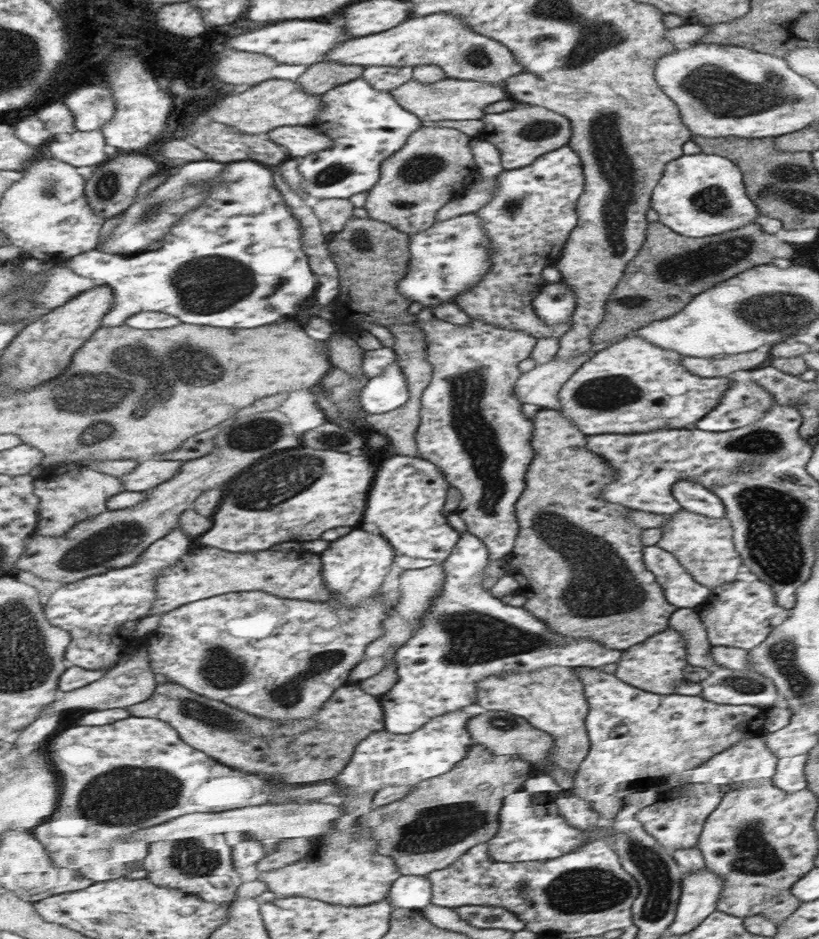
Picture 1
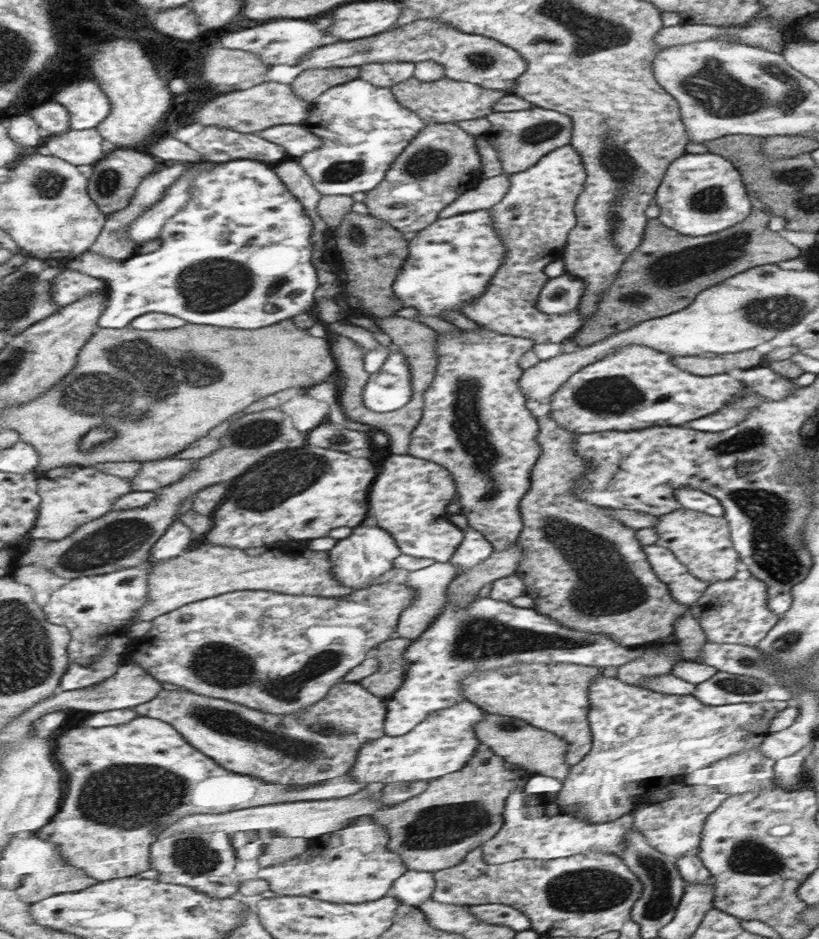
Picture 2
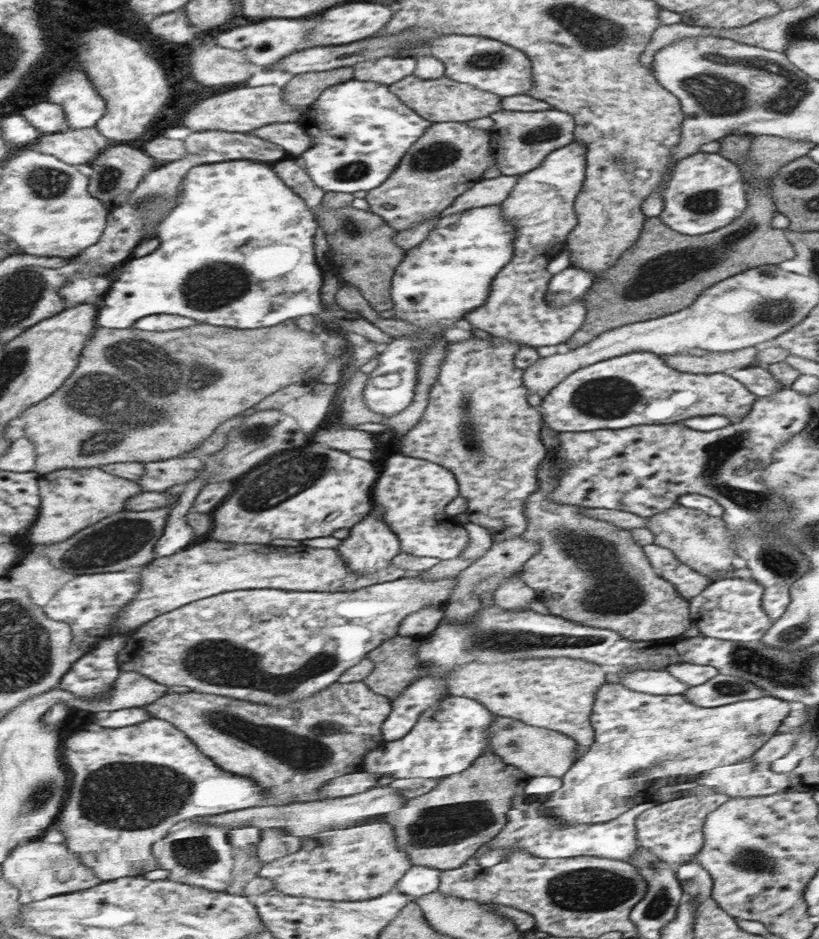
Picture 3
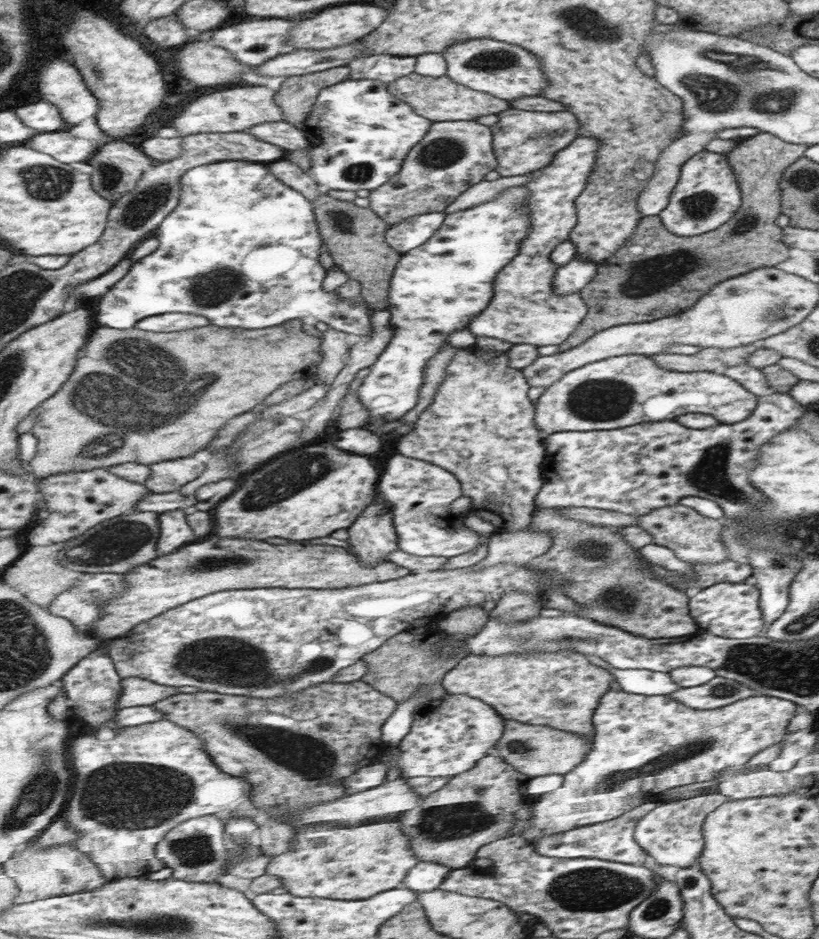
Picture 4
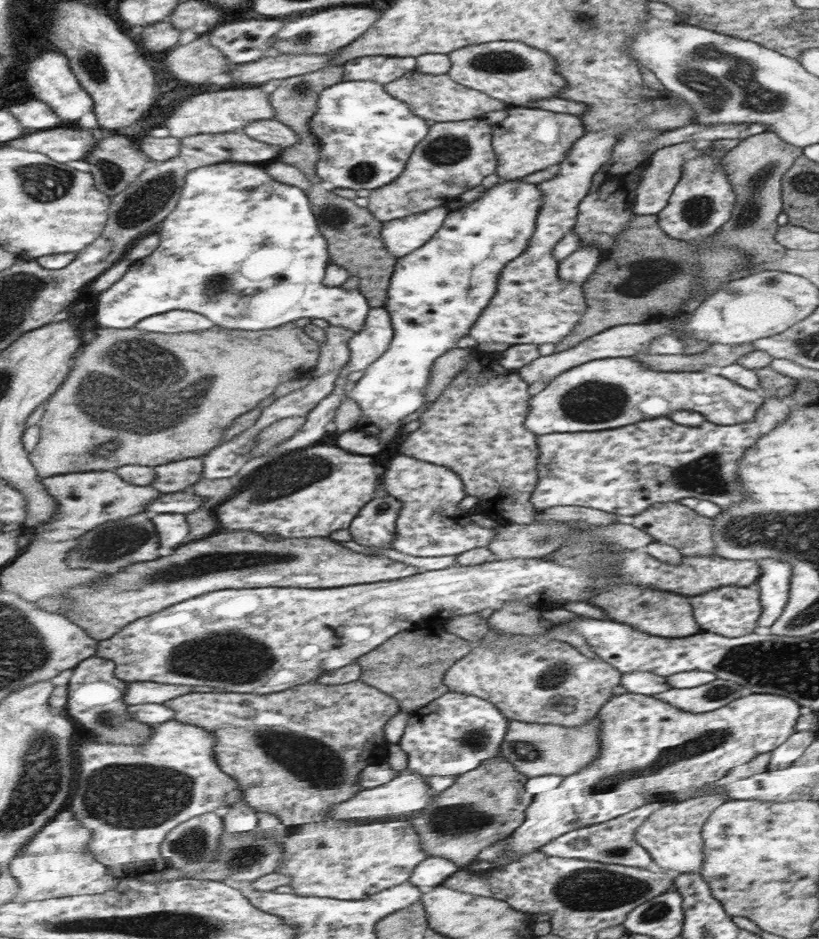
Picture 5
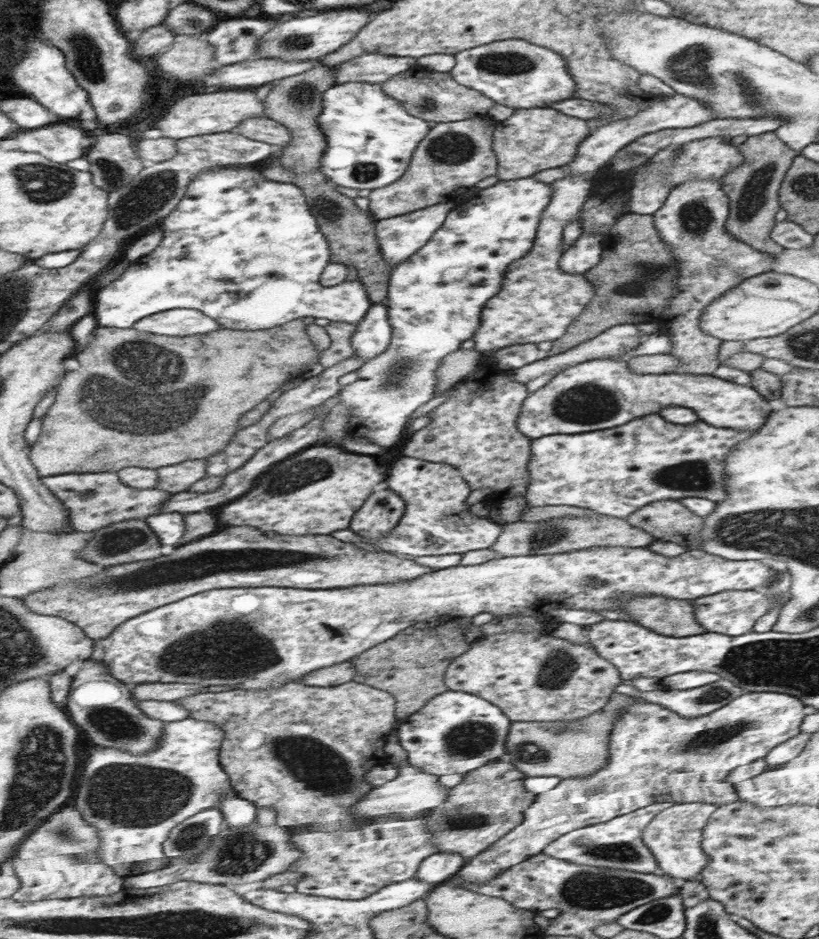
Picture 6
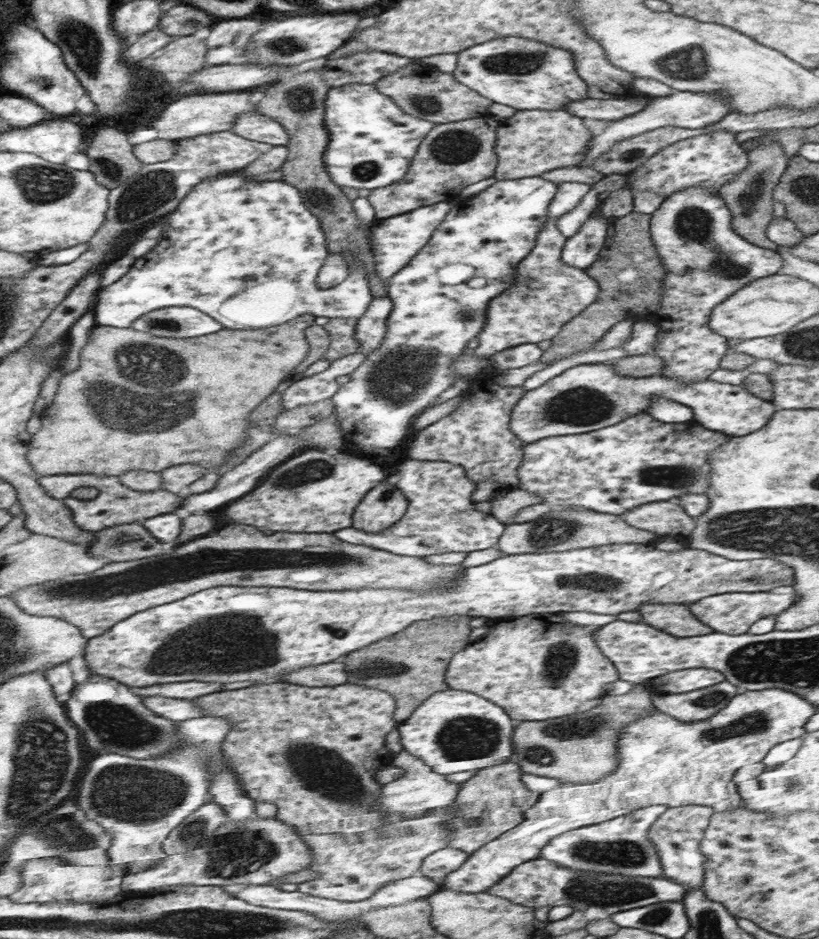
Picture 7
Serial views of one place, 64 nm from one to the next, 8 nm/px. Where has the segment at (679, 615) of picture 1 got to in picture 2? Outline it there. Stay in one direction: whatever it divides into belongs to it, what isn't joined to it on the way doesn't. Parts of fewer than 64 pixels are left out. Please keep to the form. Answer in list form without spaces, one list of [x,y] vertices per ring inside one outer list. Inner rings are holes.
[[[689,610],[686,613],[682,613],[682,618],[678,620],[677,630],[675,630],[673,635],[680,642],[683,661],[701,662],[698,654],[700,654],[700,648],[702,648],[702,642],[699,642],[703,637],[702,633],[703,630],[700,628],[700,623],[692,616],[692,613]]]

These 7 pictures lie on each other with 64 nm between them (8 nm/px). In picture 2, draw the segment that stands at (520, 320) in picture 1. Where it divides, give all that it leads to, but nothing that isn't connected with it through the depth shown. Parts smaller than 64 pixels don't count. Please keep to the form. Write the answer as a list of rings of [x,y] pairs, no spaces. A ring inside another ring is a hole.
[[[570,145],[549,152],[533,168],[508,175],[510,187],[508,187],[506,195],[489,210],[490,214],[494,216],[494,226],[505,240],[506,250],[509,251],[509,254],[505,258],[505,264],[502,264],[501,268],[497,270],[496,276],[490,280],[485,296],[470,301],[470,304],[462,308],[462,314],[482,327],[488,327],[500,334],[529,338],[534,341],[534,344],[561,343],[581,328],[583,325],[582,314],[578,312],[578,308],[574,308],[566,314],[546,314],[538,308],[538,304],[541,290],[545,288],[550,279],[545,273],[545,269],[550,262],[557,261],[564,256],[569,232],[578,224],[578,216],[576,216],[574,208],[578,202],[578,196],[583,192],[586,177],[581,153],[576,147]]]

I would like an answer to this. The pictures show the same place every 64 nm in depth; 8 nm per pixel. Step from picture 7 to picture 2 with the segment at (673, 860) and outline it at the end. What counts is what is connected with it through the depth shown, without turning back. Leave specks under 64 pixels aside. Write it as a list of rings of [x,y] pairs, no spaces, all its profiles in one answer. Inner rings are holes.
[[[714,792],[706,798],[696,798],[692,794],[647,804],[642,809],[638,809],[633,826],[636,826],[637,830],[644,835],[646,843],[650,843],[651,847],[676,860],[678,857],[686,856],[686,853],[699,851],[706,817],[728,797],[726,793]],[[672,801],[674,801],[674,806],[672,806]]]

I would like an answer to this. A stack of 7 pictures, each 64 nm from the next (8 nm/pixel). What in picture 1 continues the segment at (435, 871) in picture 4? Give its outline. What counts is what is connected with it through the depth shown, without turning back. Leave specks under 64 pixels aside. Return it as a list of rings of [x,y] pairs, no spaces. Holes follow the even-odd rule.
[[[401,876],[386,899],[393,909],[421,912],[431,904],[432,888],[424,876]]]

